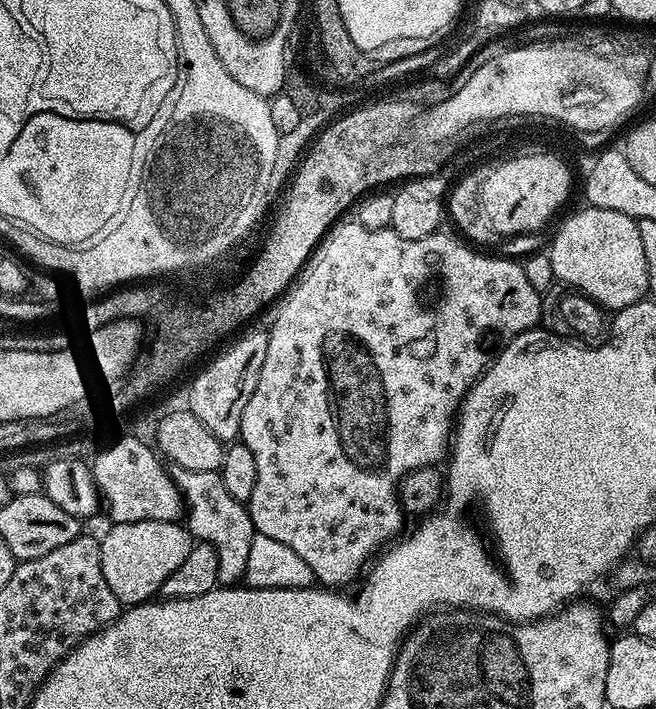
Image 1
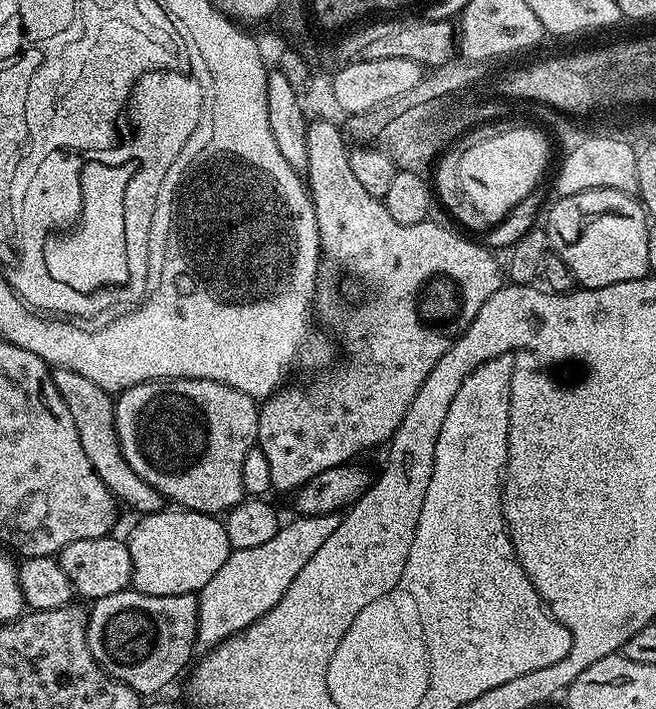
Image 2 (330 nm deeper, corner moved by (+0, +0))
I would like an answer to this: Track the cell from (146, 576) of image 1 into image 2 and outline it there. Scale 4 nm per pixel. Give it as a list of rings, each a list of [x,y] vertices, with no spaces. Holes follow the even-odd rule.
[[[168,506],[163,510],[141,515],[132,528],[132,533],[126,536],[132,563],[131,587],[142,594],[155,596],[181,596],[182,594],[198,594],[218,574],[222,562],[234,550],[230,538],[226,534],[223,519],[206,512],[190,512],[187,508]]]

